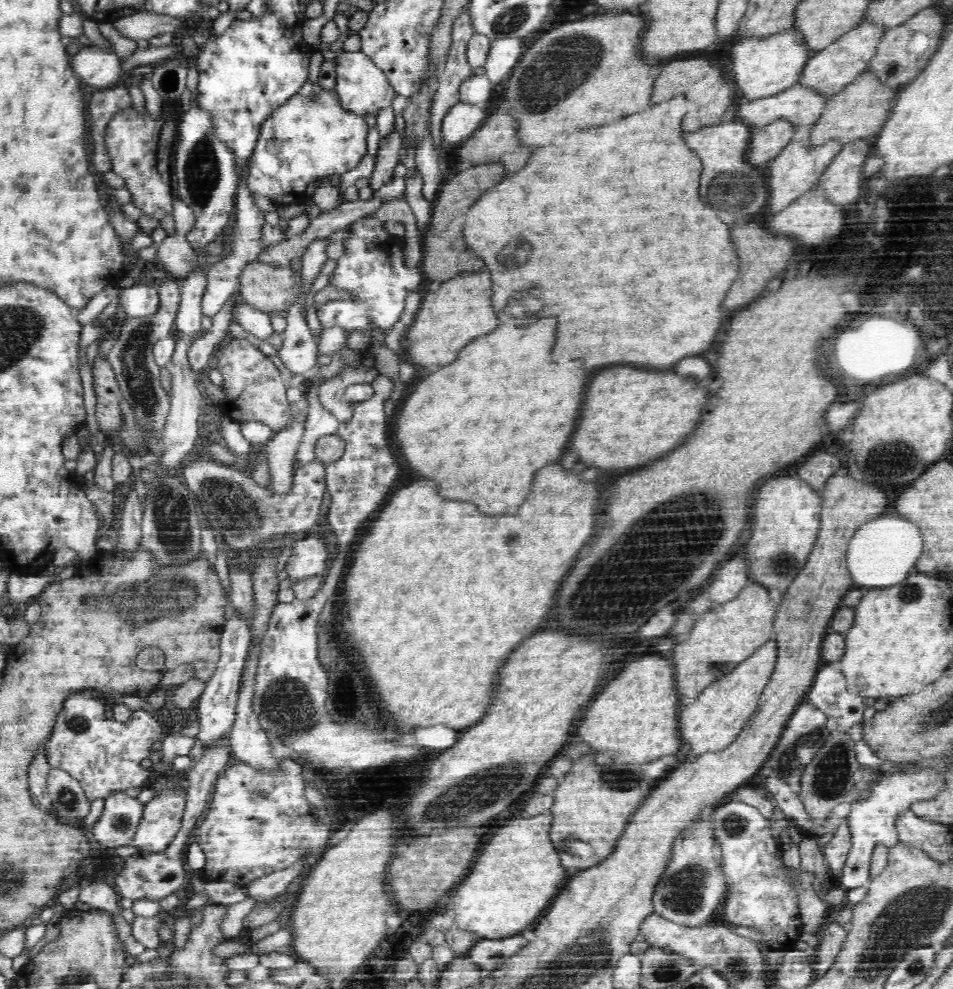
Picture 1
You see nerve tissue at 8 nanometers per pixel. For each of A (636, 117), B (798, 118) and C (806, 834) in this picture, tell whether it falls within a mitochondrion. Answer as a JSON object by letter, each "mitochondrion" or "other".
{"A":"other","B":"other","C":"other"}

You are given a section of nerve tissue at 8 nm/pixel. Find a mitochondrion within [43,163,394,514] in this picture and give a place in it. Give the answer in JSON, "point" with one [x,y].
{"point":[137,376]}

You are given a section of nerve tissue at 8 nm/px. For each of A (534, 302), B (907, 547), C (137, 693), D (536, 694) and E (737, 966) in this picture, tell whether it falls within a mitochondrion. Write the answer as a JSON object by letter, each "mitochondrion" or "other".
{"A":"mitochondrion","B":"other","C":"other","D":"other","E":"mitochondrion"}

